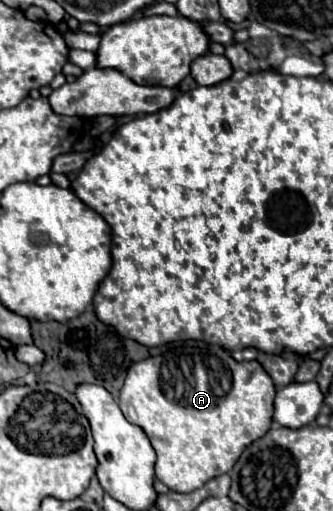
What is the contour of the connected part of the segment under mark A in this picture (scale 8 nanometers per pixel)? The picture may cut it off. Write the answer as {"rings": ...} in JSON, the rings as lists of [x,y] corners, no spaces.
{"rings":[[[206,342],[186,344],[178,354],[178,364],[166,362],[164,356],[146,358],[130,366],[126,382],[120,390],[120,410],[128,422],[138,424],[152,448],[156,450],[156,478],[174,492],[192,492],[210,478],[232,470],[240,454],[270,430],[274,414],[276,386],[260,362],[238,364],[228,350]]]}

